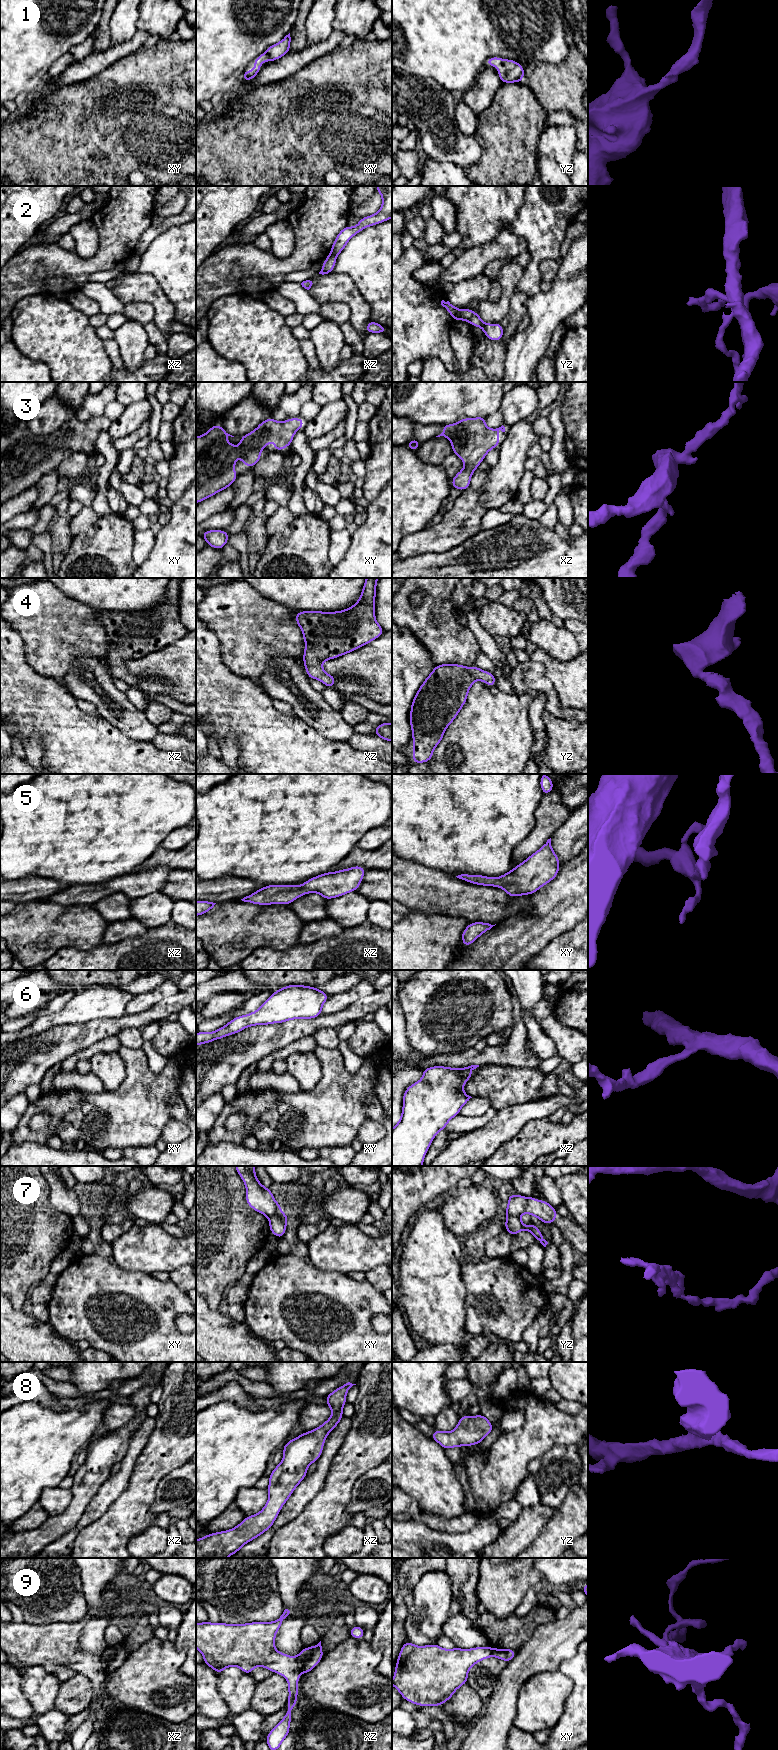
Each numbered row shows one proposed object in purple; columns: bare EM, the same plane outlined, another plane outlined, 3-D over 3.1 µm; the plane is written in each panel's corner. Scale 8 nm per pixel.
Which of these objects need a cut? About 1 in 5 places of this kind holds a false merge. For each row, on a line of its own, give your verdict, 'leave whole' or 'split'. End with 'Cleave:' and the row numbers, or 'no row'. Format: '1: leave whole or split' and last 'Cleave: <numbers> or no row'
1: leave whole
2: split
3: leave whole
4: leave whole
5: leave whole
6: leave whole
7: split
8: leave whole
9: split
Cleave: 2, 7, 9

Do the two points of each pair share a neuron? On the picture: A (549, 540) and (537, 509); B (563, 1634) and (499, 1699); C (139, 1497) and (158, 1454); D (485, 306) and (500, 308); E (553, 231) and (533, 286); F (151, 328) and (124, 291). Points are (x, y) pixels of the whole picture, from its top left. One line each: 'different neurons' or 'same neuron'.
A: different neurons
B: same neuron
C: same neuron
D: same neuron
E: same neuron
F: different neurons

